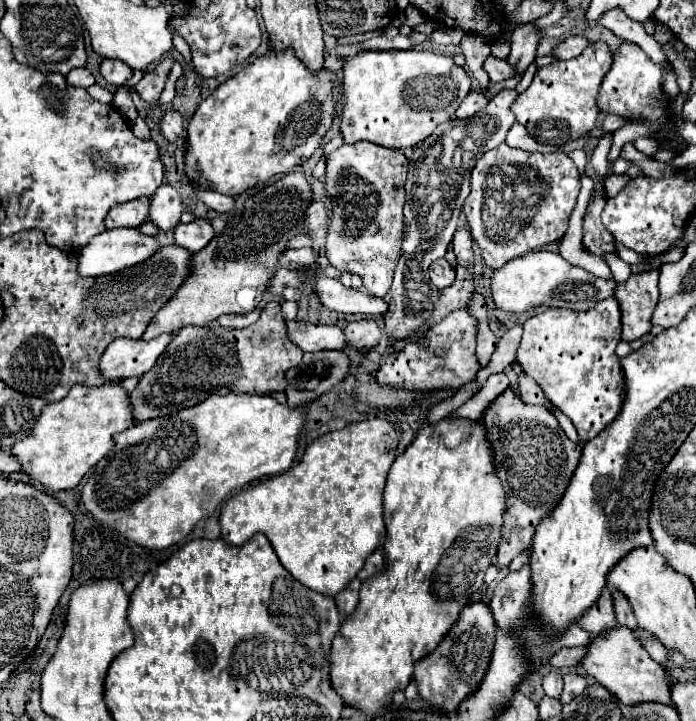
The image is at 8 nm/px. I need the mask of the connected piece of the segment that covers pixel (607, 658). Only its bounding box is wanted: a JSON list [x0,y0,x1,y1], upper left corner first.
[580,627,672,705]

